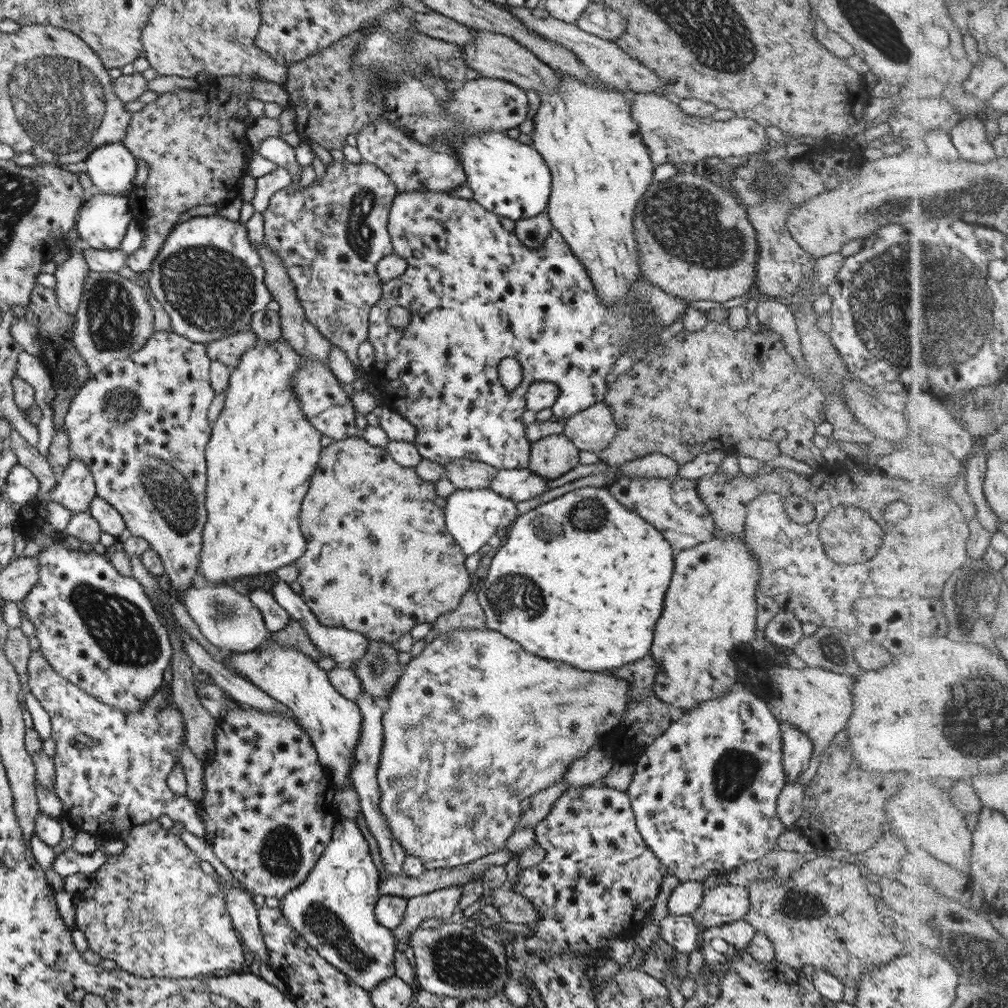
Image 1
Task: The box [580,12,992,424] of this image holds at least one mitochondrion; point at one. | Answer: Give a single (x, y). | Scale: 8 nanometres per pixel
(887, 314)

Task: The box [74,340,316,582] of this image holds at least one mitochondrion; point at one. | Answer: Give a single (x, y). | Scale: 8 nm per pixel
(173, 498)

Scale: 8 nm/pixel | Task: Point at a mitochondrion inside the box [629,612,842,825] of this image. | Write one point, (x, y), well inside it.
(735, 772)

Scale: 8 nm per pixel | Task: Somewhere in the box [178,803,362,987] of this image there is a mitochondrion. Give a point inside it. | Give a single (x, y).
(281, 858)

